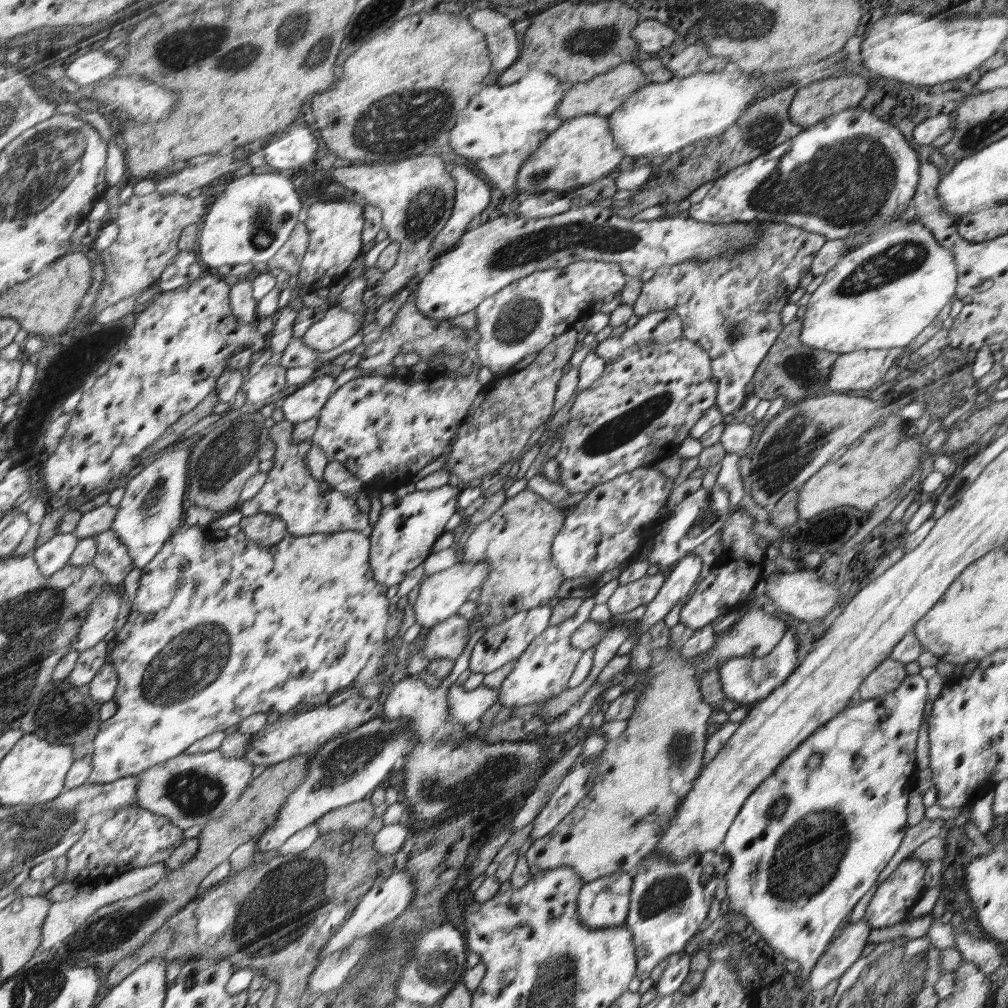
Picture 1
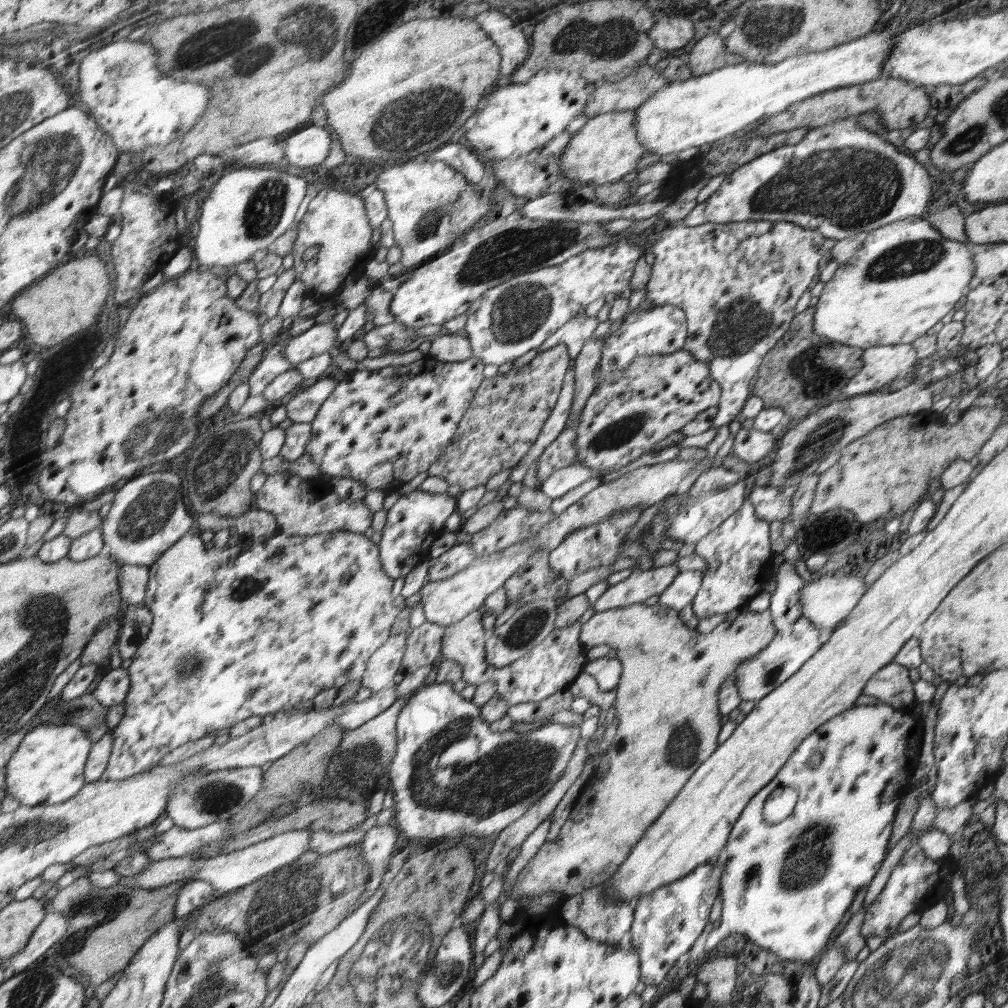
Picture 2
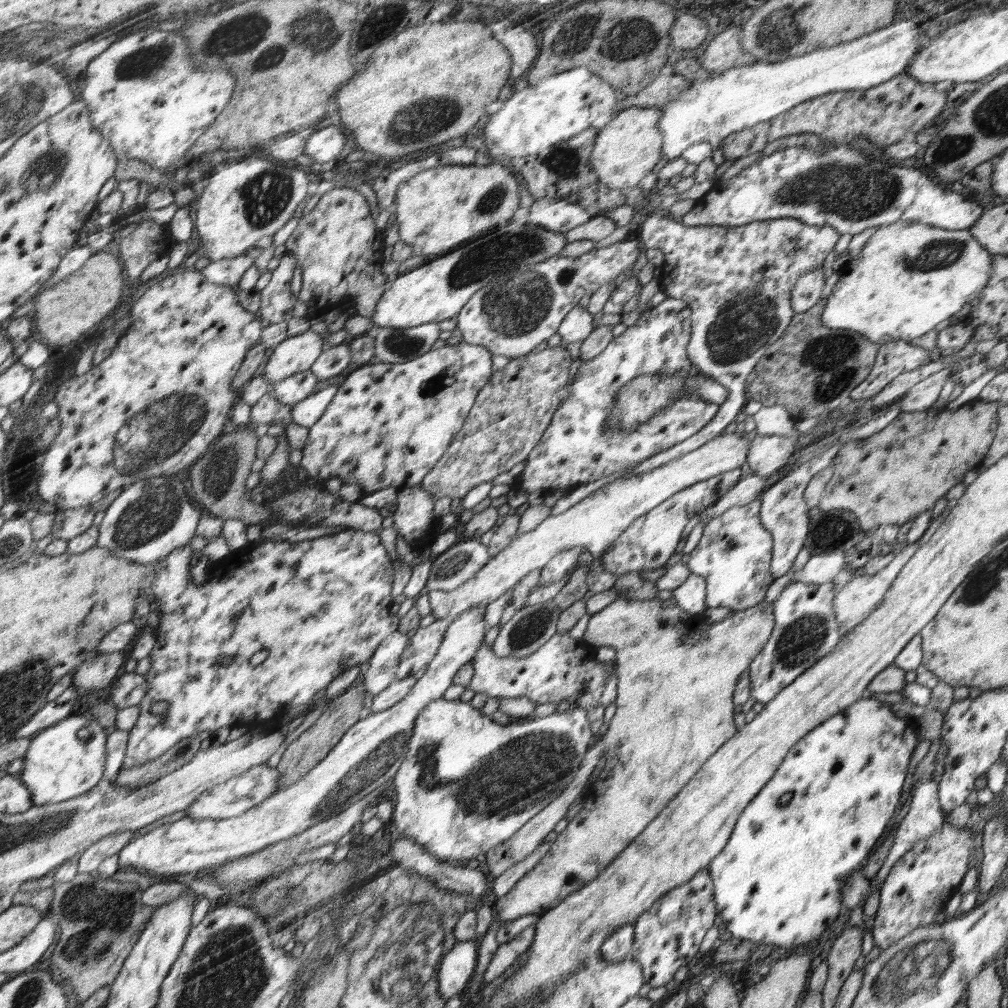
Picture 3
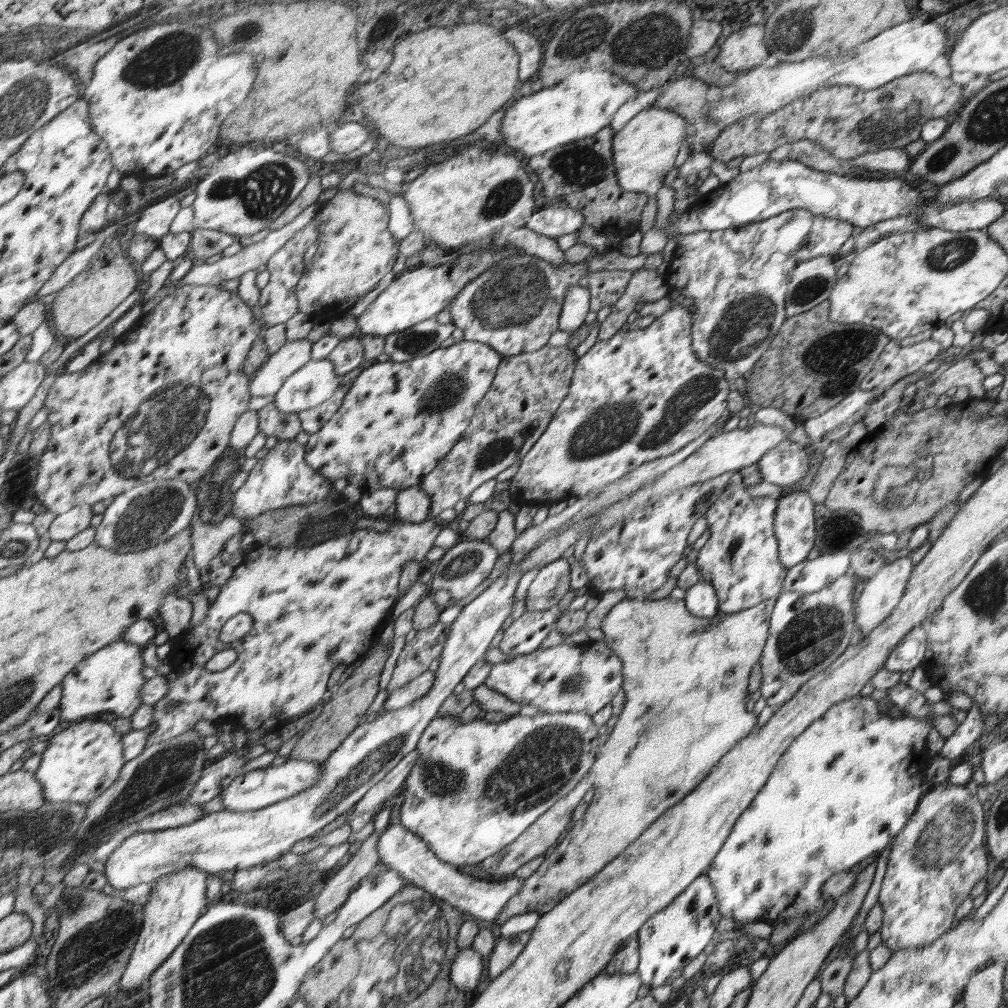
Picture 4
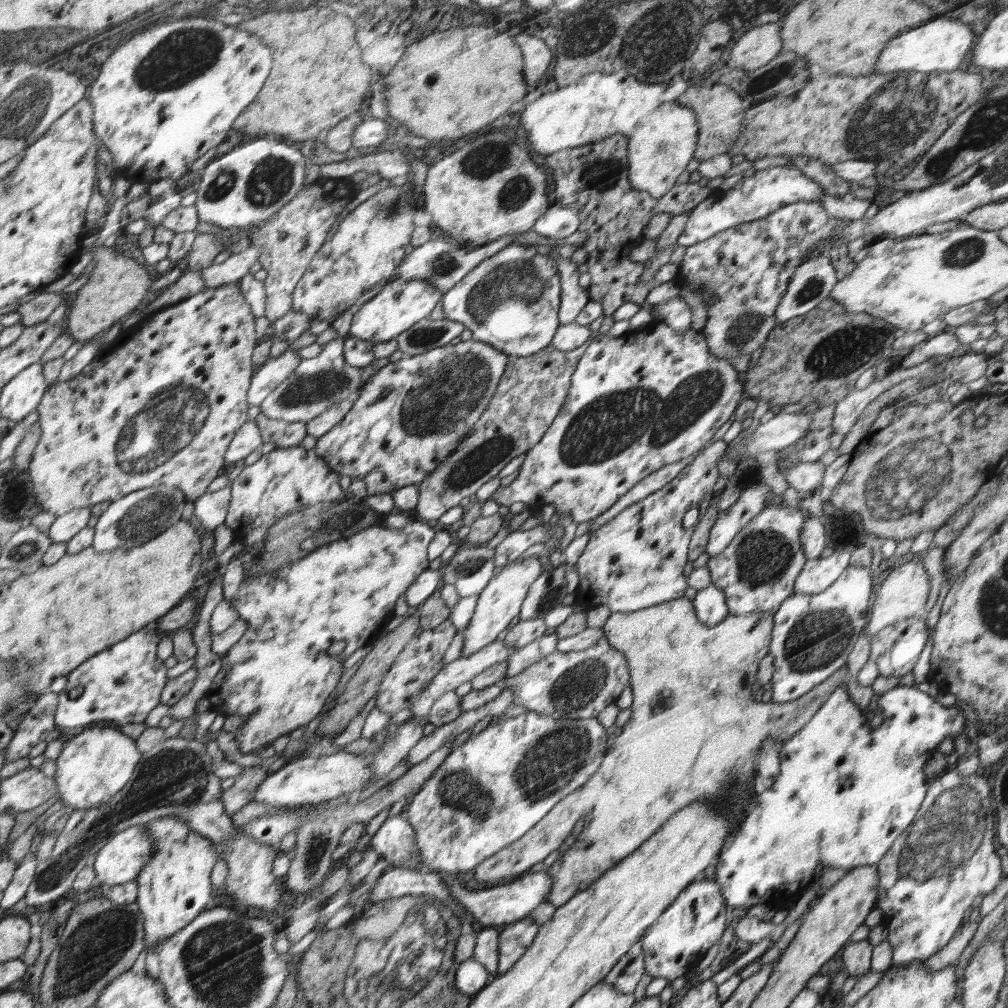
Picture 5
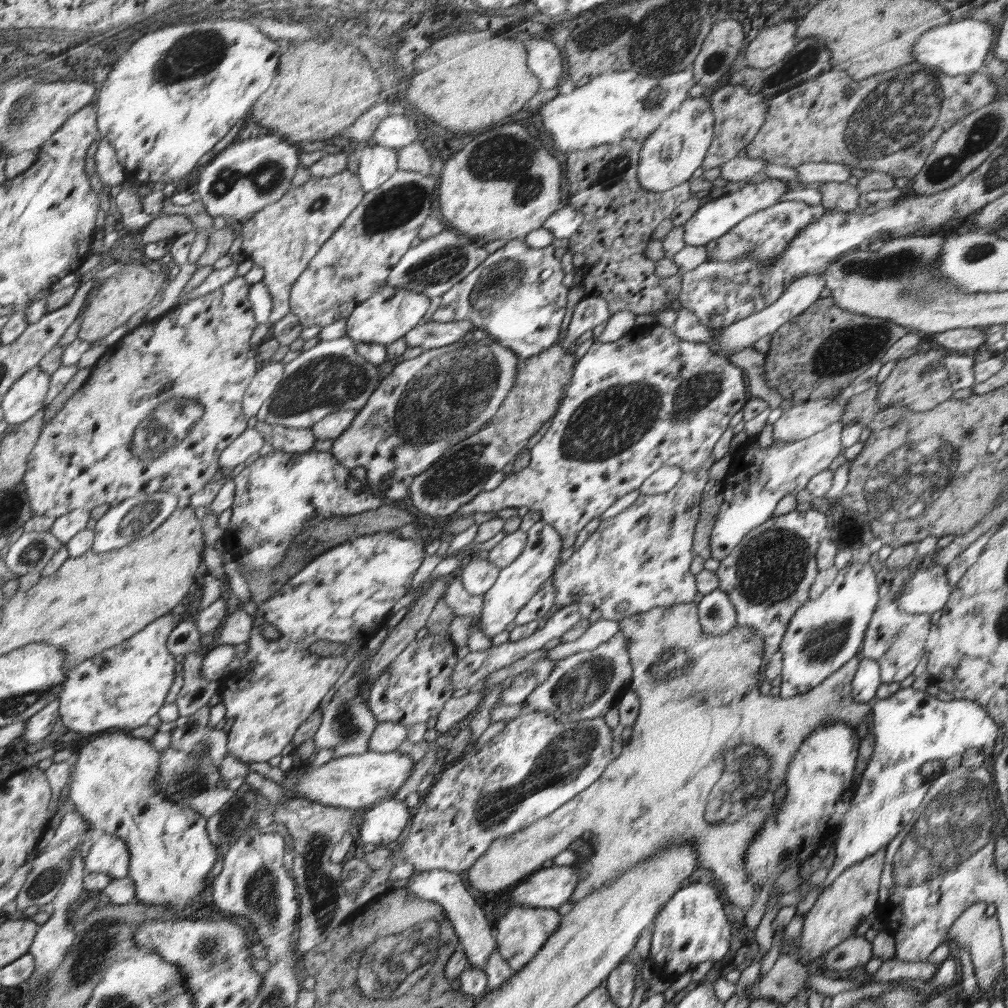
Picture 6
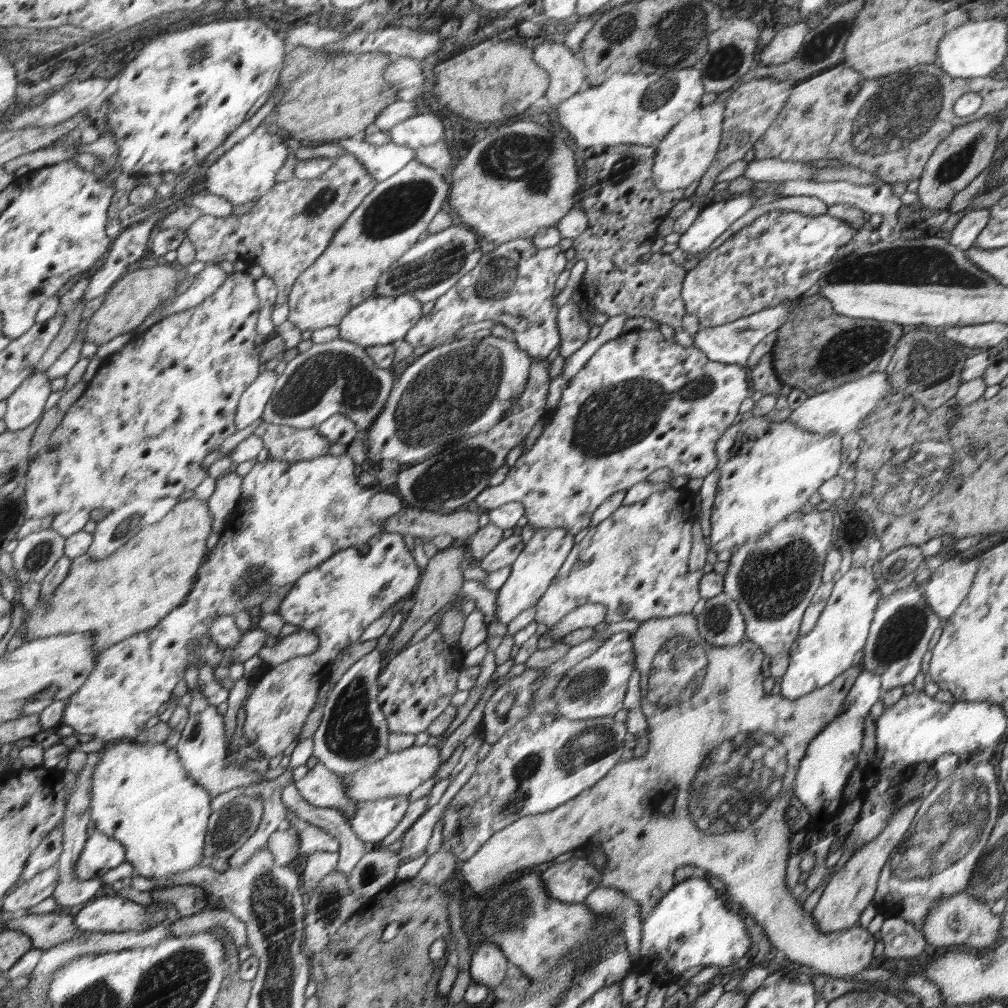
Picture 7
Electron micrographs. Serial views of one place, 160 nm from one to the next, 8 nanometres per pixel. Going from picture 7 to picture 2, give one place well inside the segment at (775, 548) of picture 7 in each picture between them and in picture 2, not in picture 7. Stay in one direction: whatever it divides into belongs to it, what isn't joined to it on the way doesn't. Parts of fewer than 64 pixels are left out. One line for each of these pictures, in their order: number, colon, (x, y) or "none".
2: (727, 582)
3: (734, 554)
4: (741, 558)
5: (757, 570)
6: (768, 575)

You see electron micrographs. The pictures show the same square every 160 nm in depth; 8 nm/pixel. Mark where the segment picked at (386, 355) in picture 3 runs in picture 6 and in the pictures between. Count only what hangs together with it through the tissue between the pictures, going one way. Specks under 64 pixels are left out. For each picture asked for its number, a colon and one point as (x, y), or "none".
4: (422, 338)
5: (427, 334)
6: (427, 334)

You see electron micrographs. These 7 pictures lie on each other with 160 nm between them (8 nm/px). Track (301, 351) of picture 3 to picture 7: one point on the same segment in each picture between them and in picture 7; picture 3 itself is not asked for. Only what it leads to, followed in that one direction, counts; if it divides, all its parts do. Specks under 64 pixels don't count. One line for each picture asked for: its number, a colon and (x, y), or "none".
4: (291, 356)
5: (275, 370)
6: (263, 384)
7: (252, 403)

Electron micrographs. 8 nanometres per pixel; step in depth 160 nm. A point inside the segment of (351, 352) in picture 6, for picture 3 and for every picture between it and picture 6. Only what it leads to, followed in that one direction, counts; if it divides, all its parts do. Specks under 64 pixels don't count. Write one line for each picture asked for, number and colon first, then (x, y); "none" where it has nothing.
3: (291, 390)
4: (315, 382)
5: (317, 383)

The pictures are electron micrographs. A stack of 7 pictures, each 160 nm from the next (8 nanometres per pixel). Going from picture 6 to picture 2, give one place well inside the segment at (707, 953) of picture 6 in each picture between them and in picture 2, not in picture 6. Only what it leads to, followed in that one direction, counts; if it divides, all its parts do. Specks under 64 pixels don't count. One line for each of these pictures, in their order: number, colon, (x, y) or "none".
2: (667, 922)
3: (666, 937)
4: (667, 942)
5: (696, 920)

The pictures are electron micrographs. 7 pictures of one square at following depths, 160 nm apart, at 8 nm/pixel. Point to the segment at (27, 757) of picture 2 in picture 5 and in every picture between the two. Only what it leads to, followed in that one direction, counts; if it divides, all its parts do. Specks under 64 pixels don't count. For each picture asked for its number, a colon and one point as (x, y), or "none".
3: (60, 766)
4: (85, 760)
5: (97, 764)

